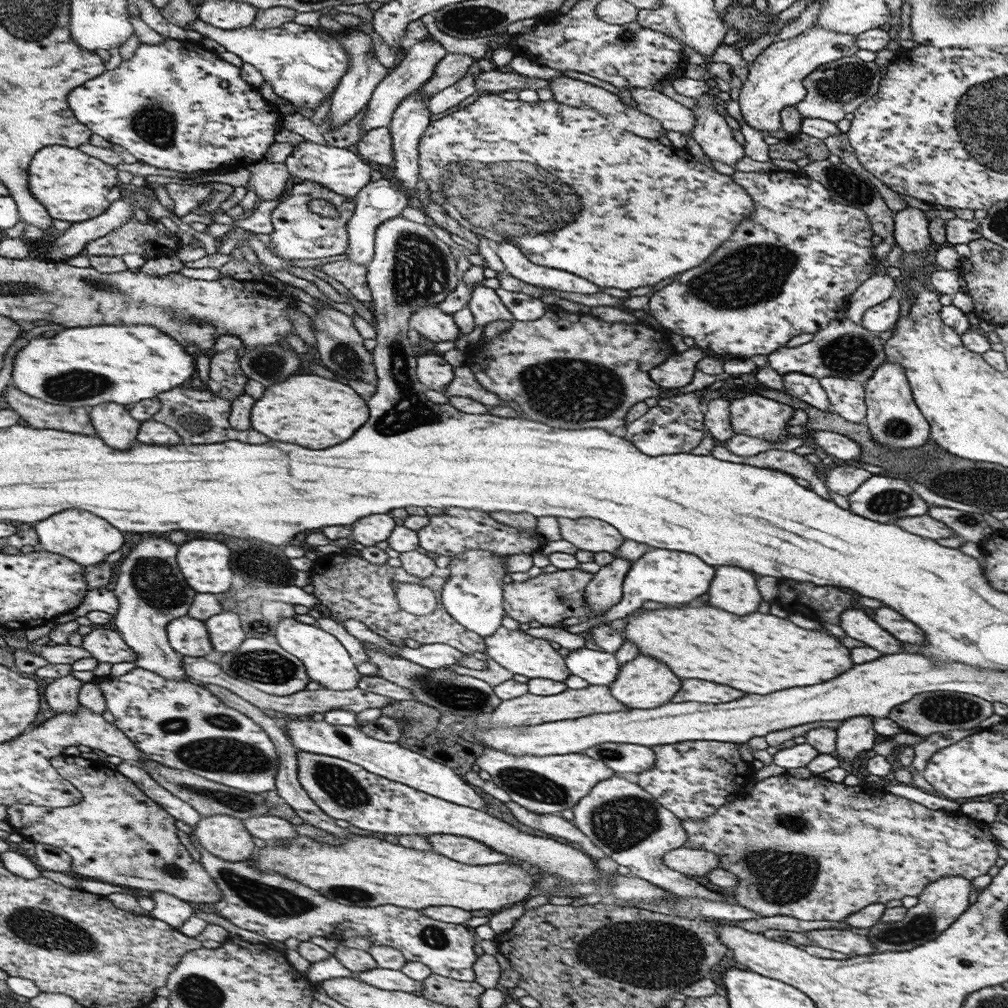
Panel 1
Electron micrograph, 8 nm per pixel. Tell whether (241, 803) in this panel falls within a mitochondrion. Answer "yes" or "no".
yes

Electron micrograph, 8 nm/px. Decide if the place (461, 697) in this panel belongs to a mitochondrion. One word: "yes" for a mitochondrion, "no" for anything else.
yes

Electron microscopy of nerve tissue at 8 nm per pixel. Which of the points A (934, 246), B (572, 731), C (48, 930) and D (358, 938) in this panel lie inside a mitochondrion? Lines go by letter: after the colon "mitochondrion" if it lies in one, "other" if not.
A: other
B: other
C: mitochondrion
D: other

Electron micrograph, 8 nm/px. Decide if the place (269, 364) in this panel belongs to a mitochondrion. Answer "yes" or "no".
yes

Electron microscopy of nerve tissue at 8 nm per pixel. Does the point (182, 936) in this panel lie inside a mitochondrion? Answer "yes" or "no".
no

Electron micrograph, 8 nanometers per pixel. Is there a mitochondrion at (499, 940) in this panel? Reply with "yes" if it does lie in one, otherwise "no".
no

